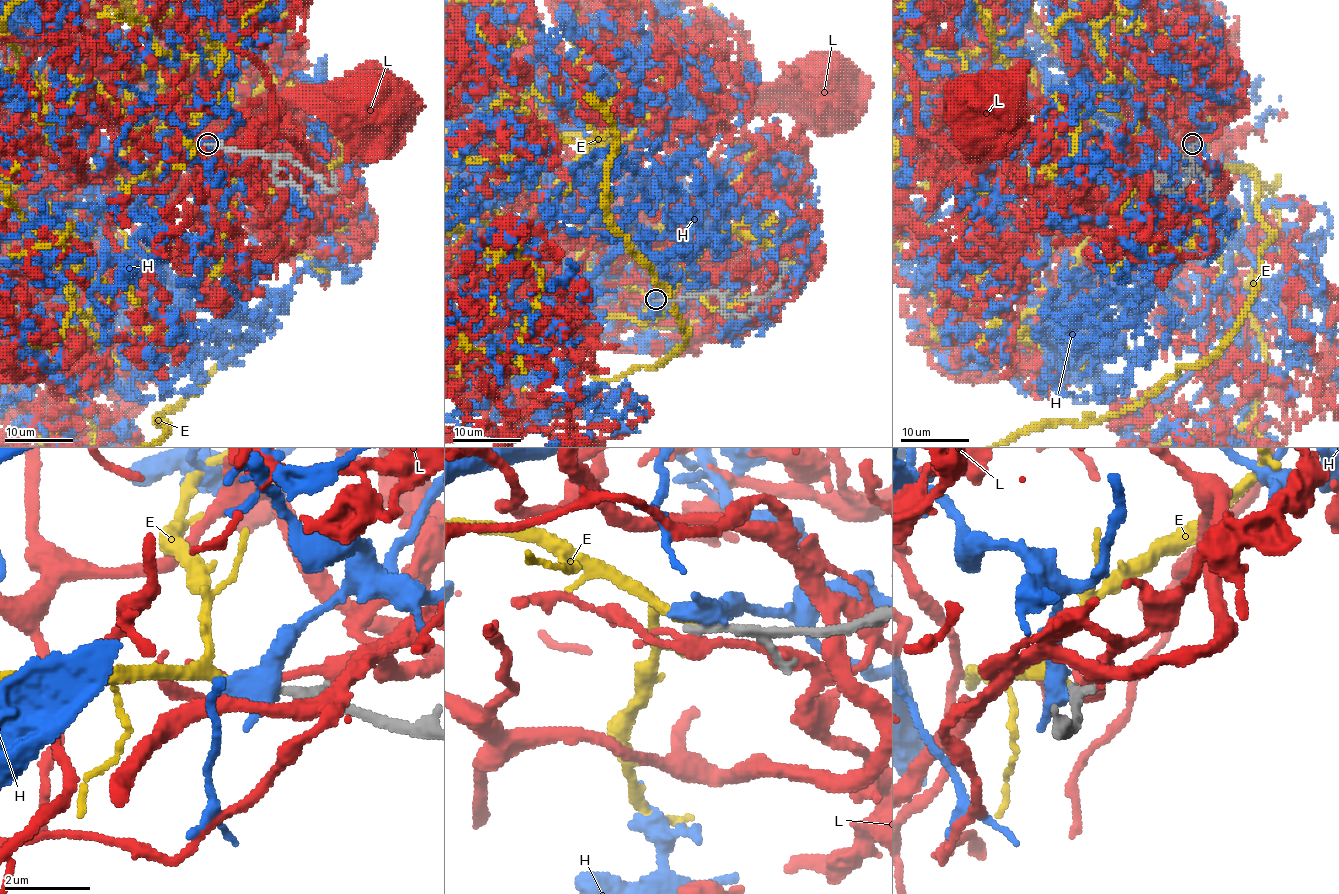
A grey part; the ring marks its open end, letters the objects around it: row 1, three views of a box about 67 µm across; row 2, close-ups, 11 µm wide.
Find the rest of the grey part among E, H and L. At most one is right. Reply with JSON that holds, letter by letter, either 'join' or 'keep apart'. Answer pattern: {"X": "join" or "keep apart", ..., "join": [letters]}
{"E": "join", "H": "keep apart", "L": "keep apart", "join": ["E"]}

